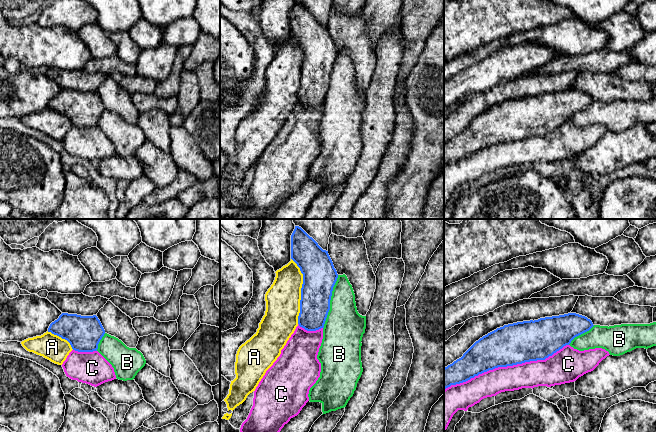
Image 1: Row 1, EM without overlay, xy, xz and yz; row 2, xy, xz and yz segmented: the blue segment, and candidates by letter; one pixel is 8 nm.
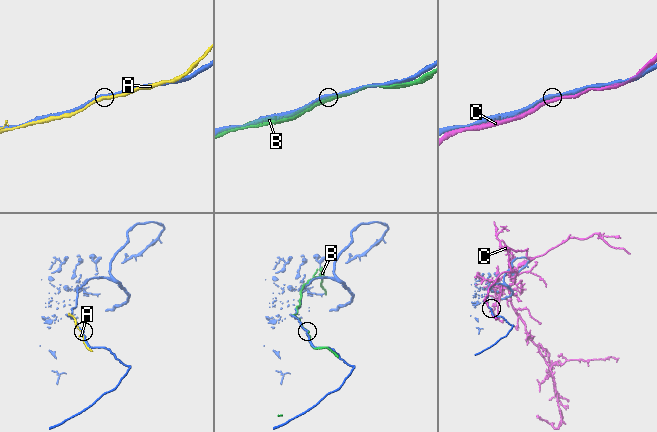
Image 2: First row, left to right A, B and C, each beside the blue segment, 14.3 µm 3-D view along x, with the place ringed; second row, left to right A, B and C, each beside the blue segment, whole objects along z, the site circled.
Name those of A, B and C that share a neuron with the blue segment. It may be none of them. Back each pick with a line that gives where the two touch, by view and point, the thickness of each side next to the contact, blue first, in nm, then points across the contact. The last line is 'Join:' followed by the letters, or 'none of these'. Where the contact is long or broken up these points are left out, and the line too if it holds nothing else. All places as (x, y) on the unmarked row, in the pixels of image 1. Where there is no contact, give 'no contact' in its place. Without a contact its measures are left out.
Join: none of these

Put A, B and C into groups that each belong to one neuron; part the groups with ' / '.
A / B / C

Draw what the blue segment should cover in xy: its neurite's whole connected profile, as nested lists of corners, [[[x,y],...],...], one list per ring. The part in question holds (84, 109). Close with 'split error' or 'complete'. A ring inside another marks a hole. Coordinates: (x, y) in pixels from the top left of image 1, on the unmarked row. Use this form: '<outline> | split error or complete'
[[[62,89],[52,98],[48,108],[67,116],[72,125],[78,128],[97,127],[105,106],[96,91],[81,92]]] | complete

